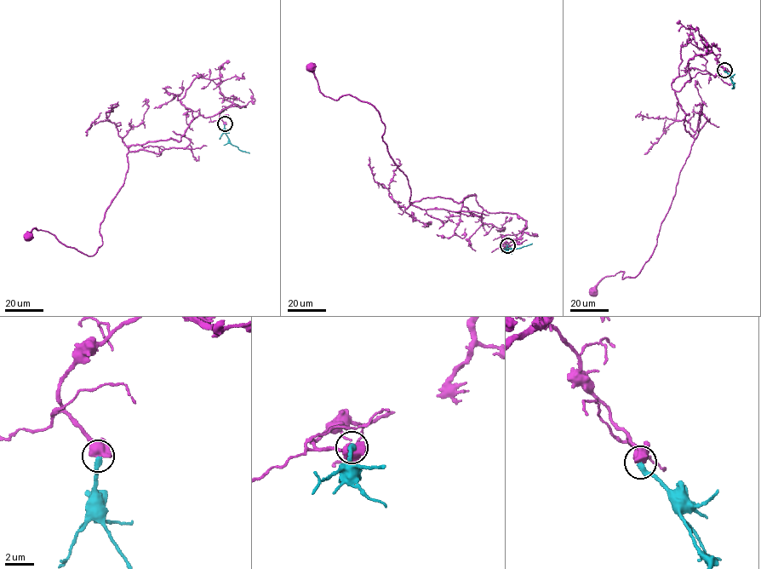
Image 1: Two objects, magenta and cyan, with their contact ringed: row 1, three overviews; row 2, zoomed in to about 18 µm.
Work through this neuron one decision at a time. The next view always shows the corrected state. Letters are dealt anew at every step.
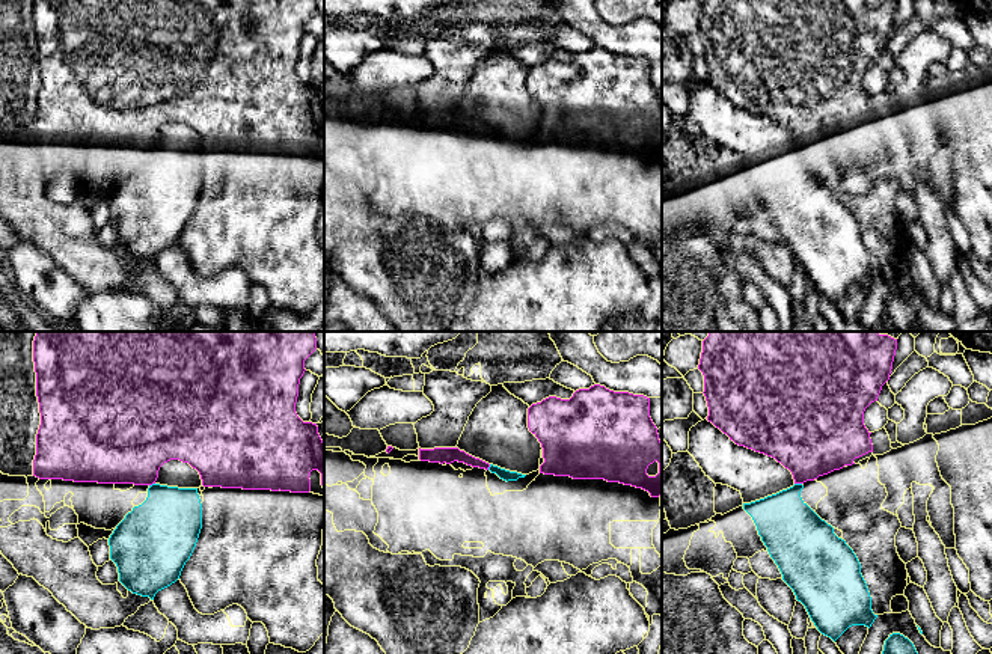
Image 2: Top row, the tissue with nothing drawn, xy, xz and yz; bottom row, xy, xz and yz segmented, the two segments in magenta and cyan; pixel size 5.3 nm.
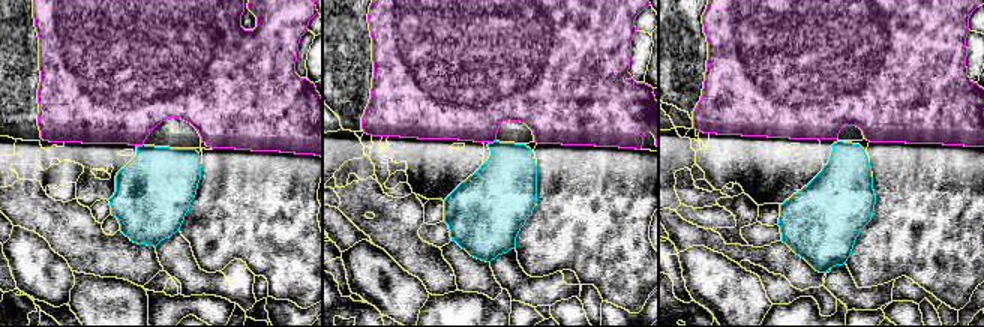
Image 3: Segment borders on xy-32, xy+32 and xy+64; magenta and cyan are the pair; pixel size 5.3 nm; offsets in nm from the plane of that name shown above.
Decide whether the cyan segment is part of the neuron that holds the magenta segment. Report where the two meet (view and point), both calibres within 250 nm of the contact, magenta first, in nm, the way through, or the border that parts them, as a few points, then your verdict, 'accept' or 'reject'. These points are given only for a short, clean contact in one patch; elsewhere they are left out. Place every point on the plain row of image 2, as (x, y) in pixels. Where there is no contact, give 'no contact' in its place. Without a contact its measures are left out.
yz (798, 145) | 420/320 nm | along yz (795, 145), (801, 146) | reject

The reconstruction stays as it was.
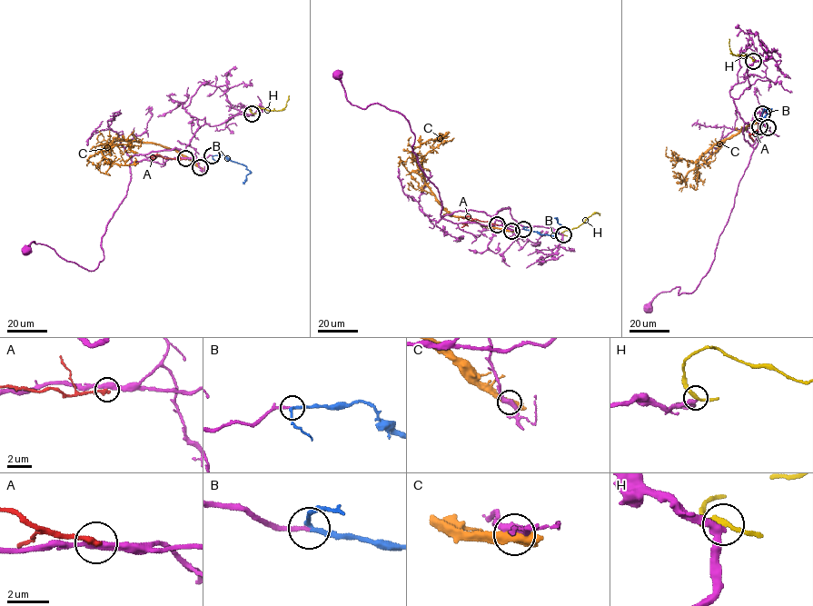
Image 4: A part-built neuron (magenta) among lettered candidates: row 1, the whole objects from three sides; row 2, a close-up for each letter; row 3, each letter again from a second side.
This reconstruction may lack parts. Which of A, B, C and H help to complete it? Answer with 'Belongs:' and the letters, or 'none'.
Belongs: B

